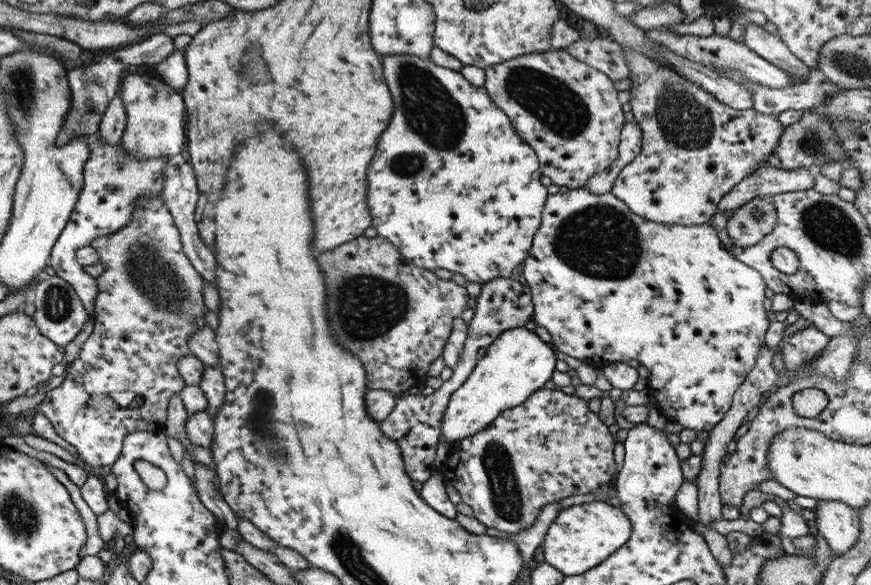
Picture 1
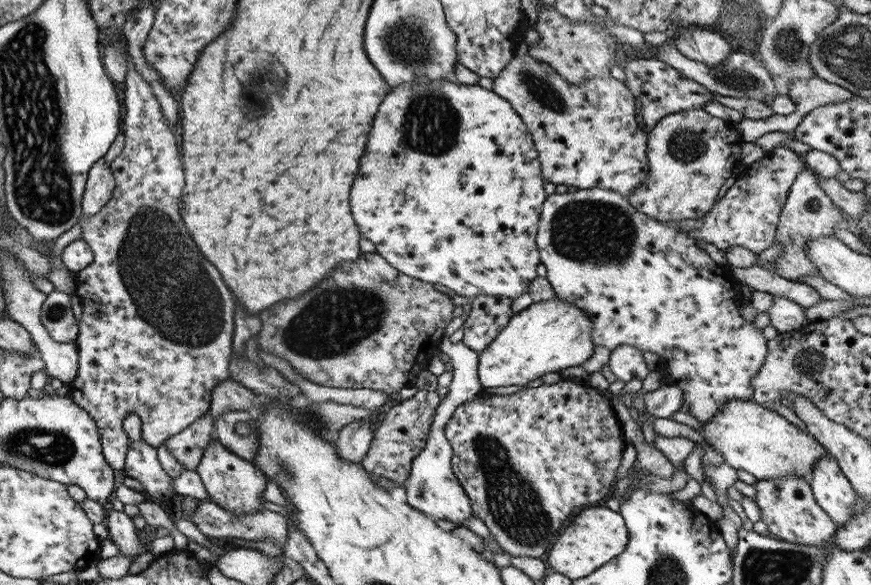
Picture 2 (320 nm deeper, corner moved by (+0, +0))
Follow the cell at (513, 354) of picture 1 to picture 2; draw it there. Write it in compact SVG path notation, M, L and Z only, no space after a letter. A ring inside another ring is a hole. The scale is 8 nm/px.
M552 299L531 303L515 313L495 338L478 353L477 377L482 389L525 386L539 379L545 372L557 372L562 368L581 365L594 351L590 328L592 320L581 310L565 301Z

